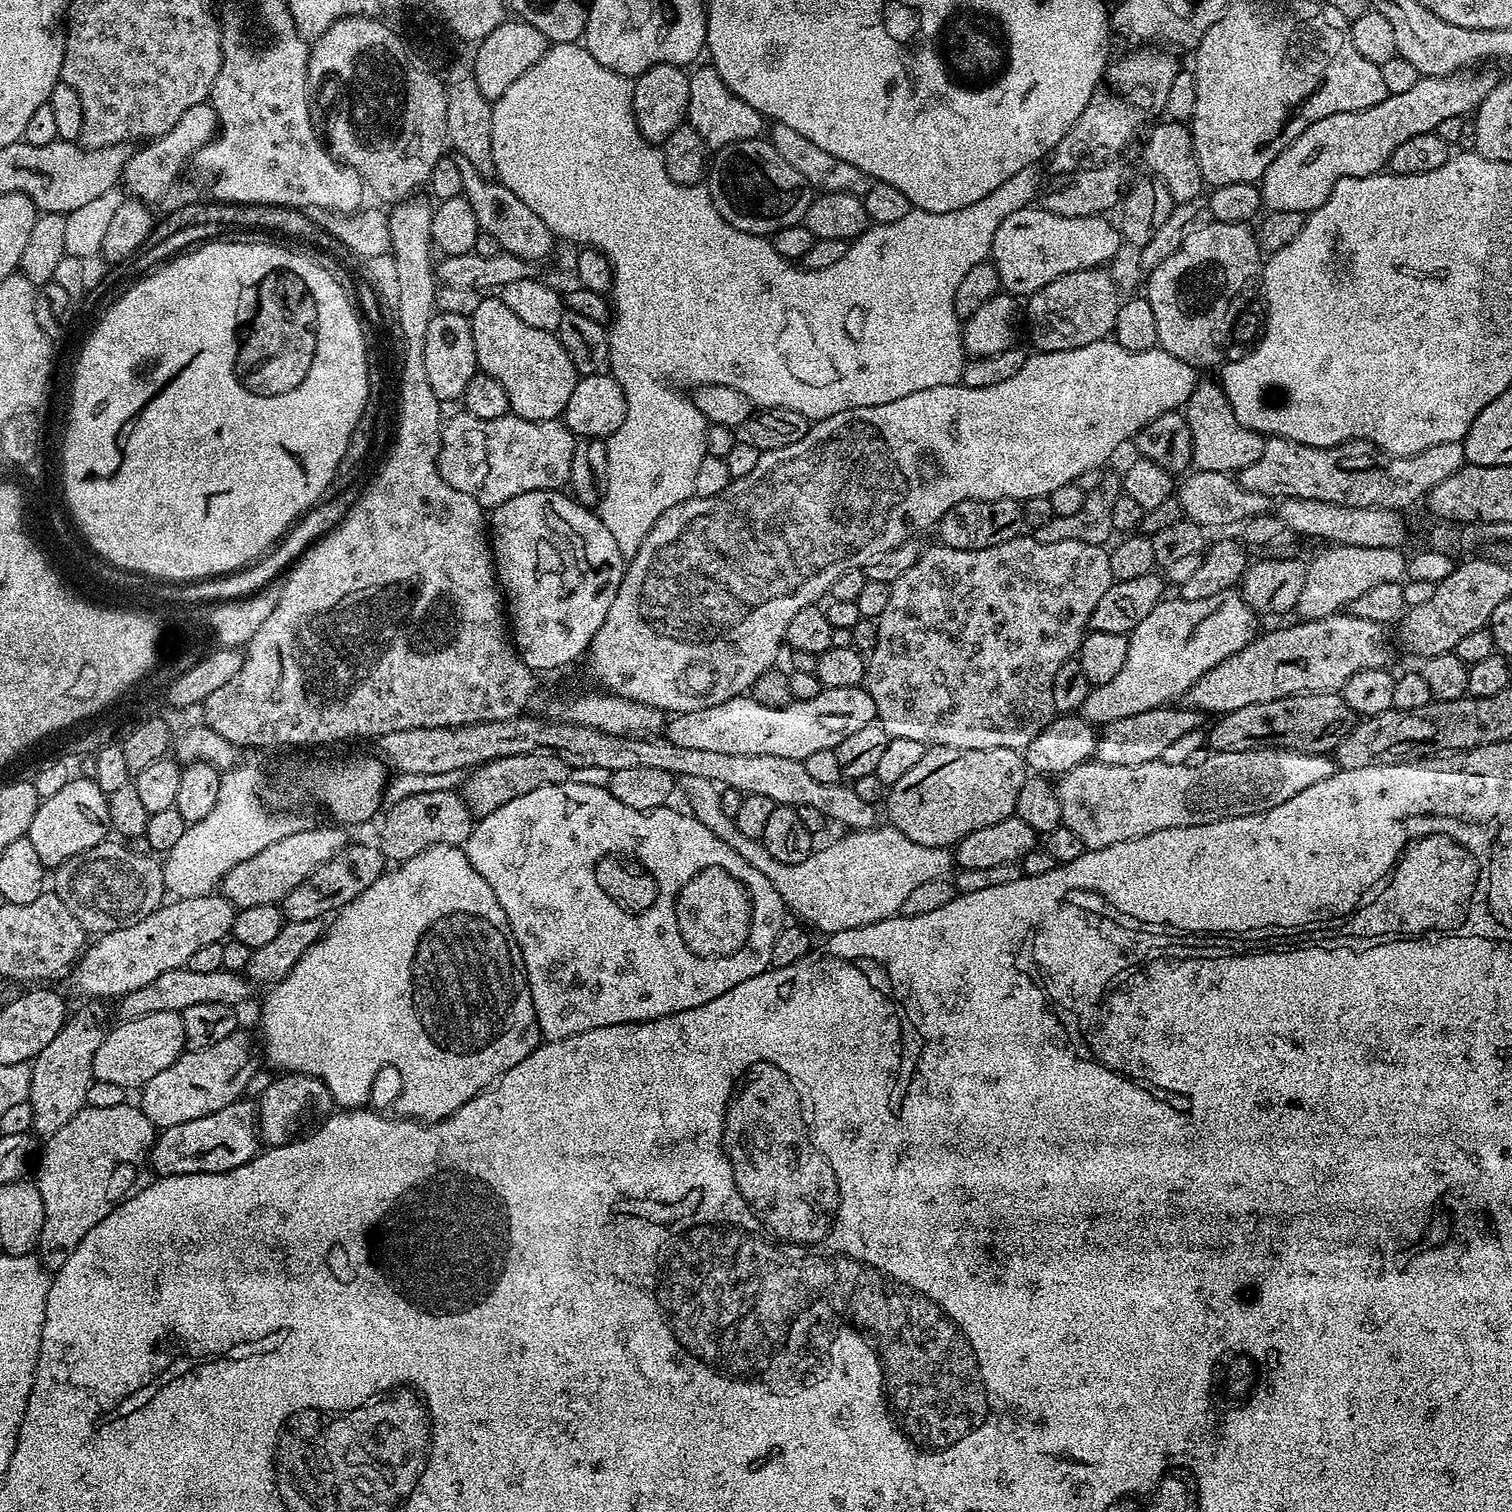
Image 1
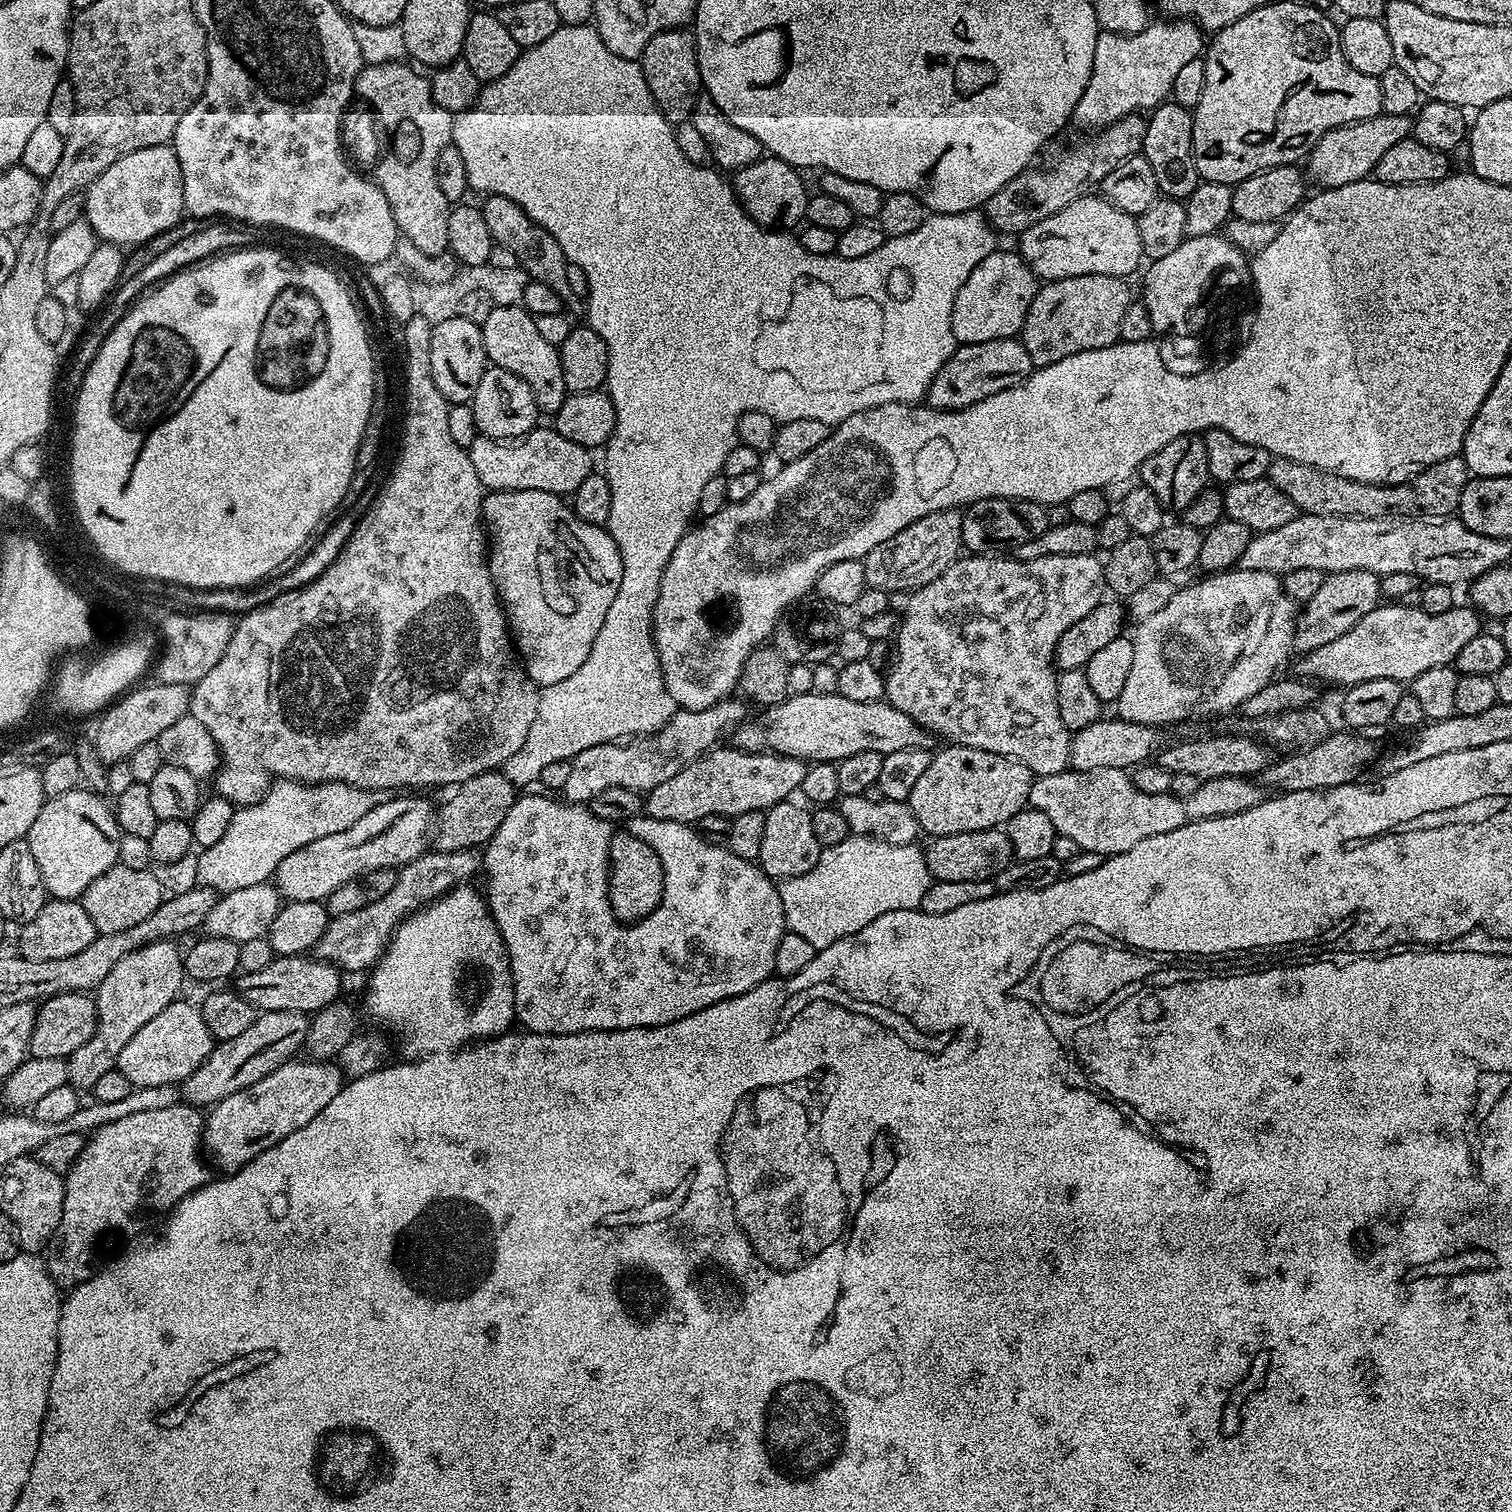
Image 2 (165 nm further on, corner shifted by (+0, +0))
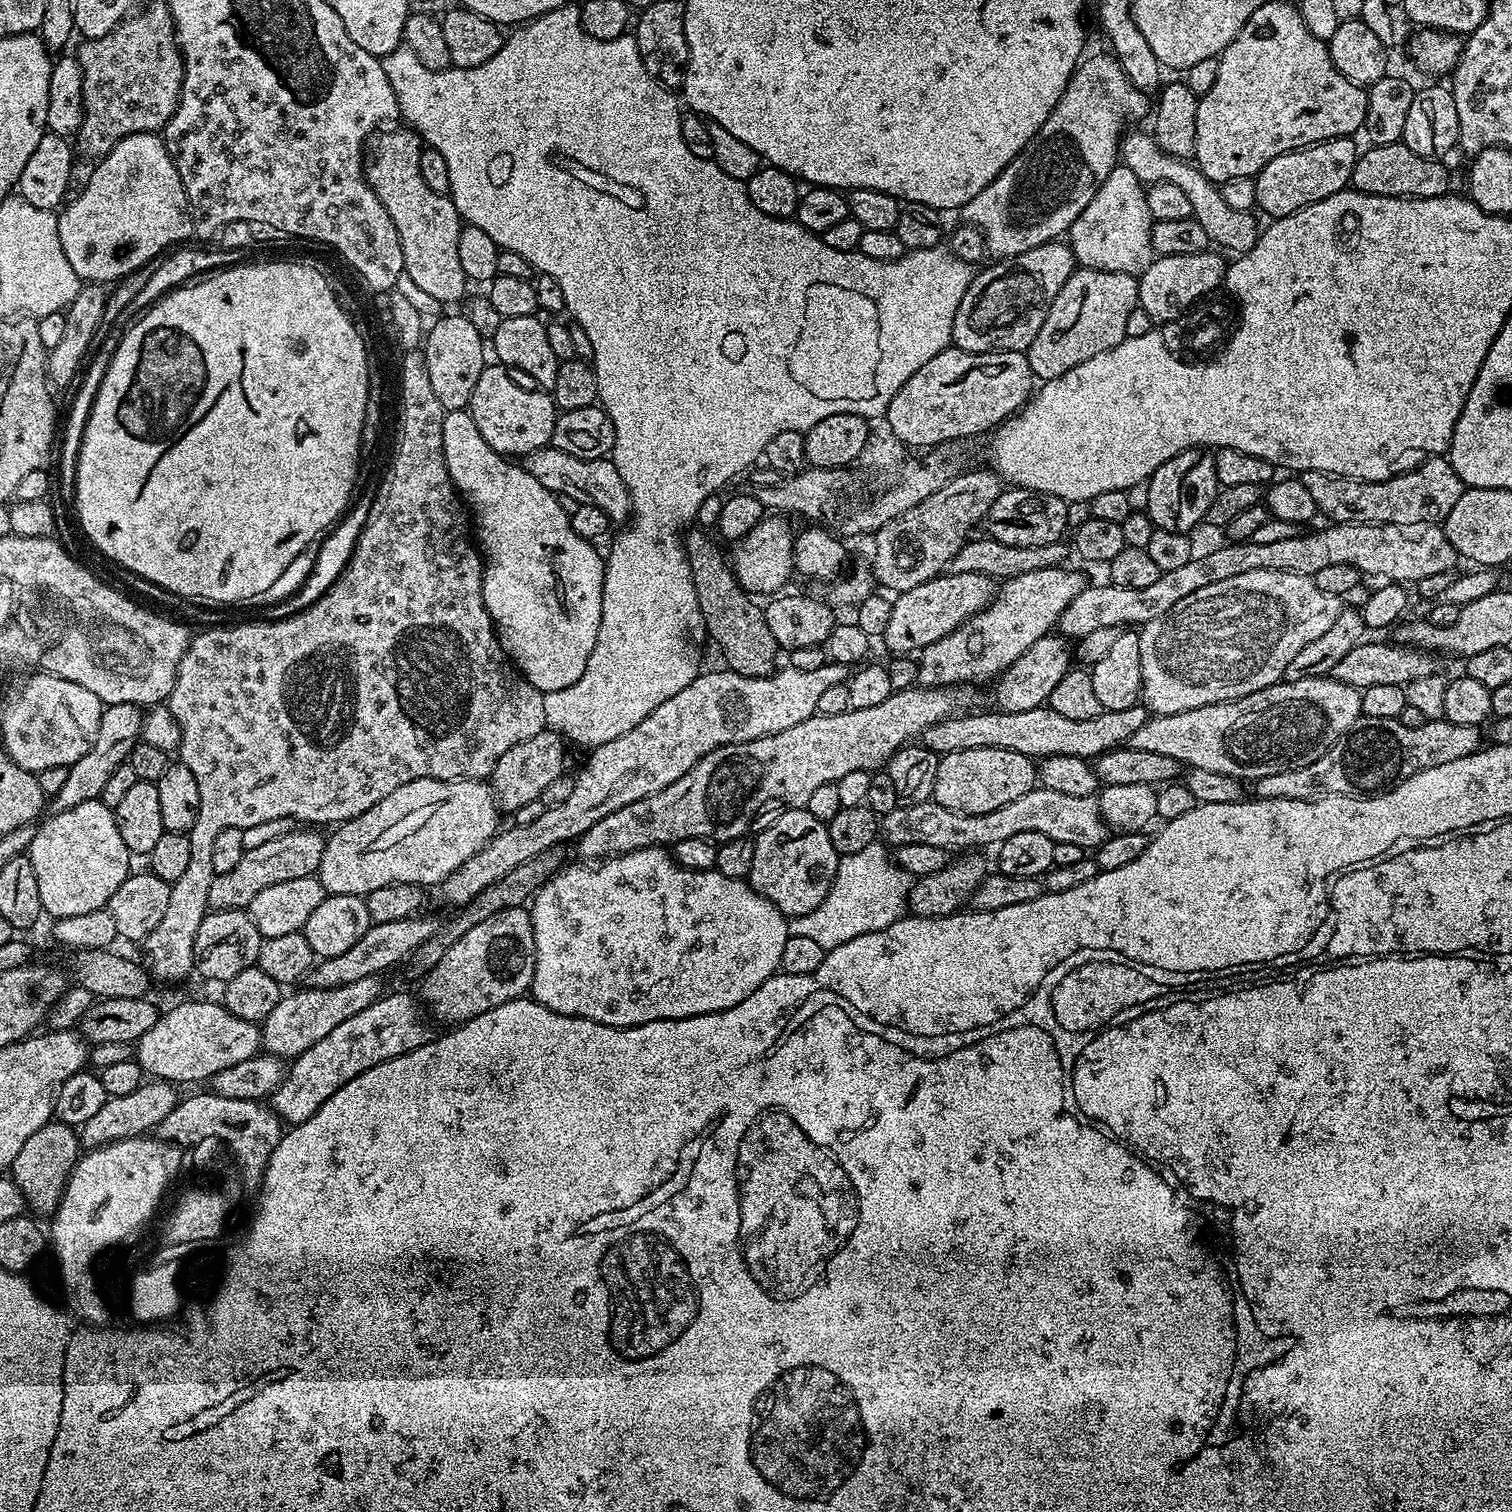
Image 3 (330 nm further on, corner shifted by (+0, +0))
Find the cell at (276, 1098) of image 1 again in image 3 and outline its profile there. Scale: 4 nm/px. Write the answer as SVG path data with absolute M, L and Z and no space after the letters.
M524 906L504 908L471 927L458 942L450 946L438 964L422 976L418 996L433 1017L436 1015L438 1019L445 1020L448 1026L462 1024L478 1014L486 1014L486 1010L494 1010L494 1006L521 999L532 987L535 961L534 930L529 909Z

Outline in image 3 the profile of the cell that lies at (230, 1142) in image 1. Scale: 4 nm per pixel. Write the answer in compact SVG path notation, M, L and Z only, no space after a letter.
M391 992L375 1000L366 1010L362 1010L362 1014L346 1018L342 1026L334 1026L322 1042L314 1042L310 1050L291 1061L292 1066L290 1064L287 1069L284 1081L270 1097L271 1107L285 1125L306 1122L306 1118L313 1116L322 1102L330 1098L330 1094L342 1090L350 1078L358 1078L358 1074L390 1058L418 1050L418 1046L433 1039L434 1031L428 1025L429 1017L421 1001L413 993L412 997L408 992Z

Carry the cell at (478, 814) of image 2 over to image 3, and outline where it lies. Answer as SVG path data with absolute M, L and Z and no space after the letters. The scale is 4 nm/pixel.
M551 730L534 734L534 738L518 742L518 746L510 746L510 750L506 750L502 758L498 758L496 768L490 777L497 805L505 813L513 814L527 803L539 800L542 790L546 790L546 786L550 786L554 778L565 775L564 748L566 749L564 737Z

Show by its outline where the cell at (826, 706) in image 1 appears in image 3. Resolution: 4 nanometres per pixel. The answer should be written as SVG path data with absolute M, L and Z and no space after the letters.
M1143 703L1130 706L1130 710L1110 710L1098 714L1098 718L1066 718L1058 710L1041 706L1021 712L972 712L969 716L953 714L927 728L922 737L923 747L940 756L954 754L958 750L1014 750L1033 758L1045 756L1077 756L1091 761L1111 748L1119 748L1131 741L1134 730L1141 729L1150 715Z

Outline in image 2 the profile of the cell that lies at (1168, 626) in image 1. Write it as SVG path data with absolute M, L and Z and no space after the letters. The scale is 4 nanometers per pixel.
M1235 567L1226 572L1205 575L1204 580L1197 584L1188 584L1177 587L1174 598L1162 606L1162 610L1157 610L1155 614L1150 614L1150 618L1139 621L1135 625L1136 636L1131 637L1134 646L1134 662L1130 669L1130 674L1126 677L1126 687L1122 689L1122 694L1114 701L1116 708L1115 715L1126 722L1138 722L1139 724L1176 724L1179 720L1188 720L1191 716L1212 716L1215 712L1228 712L1231 708L1239 709L1246 702L1246 698L1254 698L1257 690L1262 690L1277 675L1276 672L1284 664L1284 659L1292 652L1292 639L1296 629L1296 618L1298 615L1298 605L1295 600L1288 597L1288 592L1284 588L1281 577L1266 570L1246 570L1242 567Z

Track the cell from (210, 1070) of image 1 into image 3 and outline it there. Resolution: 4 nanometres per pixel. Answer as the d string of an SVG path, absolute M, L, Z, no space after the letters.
M380 976L358 978L358 982L343 984L337 988L314 988L311 986L292 990L281 995L278 1006L270 1010L270 1014L262 1021L262 1048L269 1056L279 1058L295 1058L301 1056L314 1042L322 1042L334 1026L342 1026L346 1018L354 1018L354 1014L362 1014L375 1000L385 995L383 979Z

